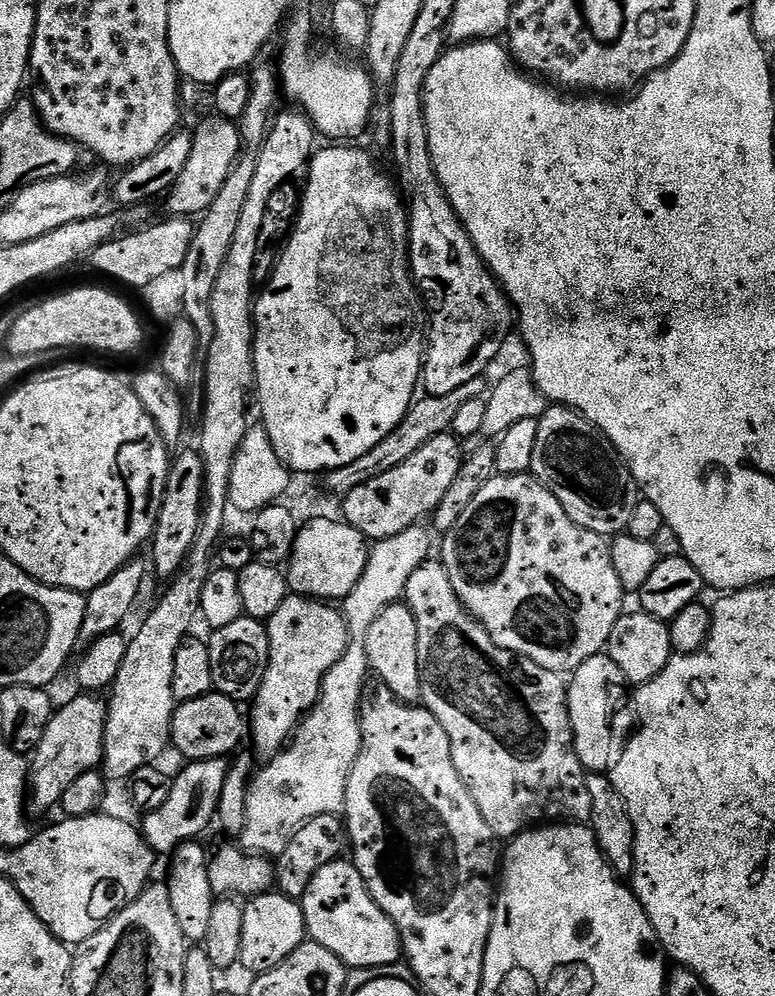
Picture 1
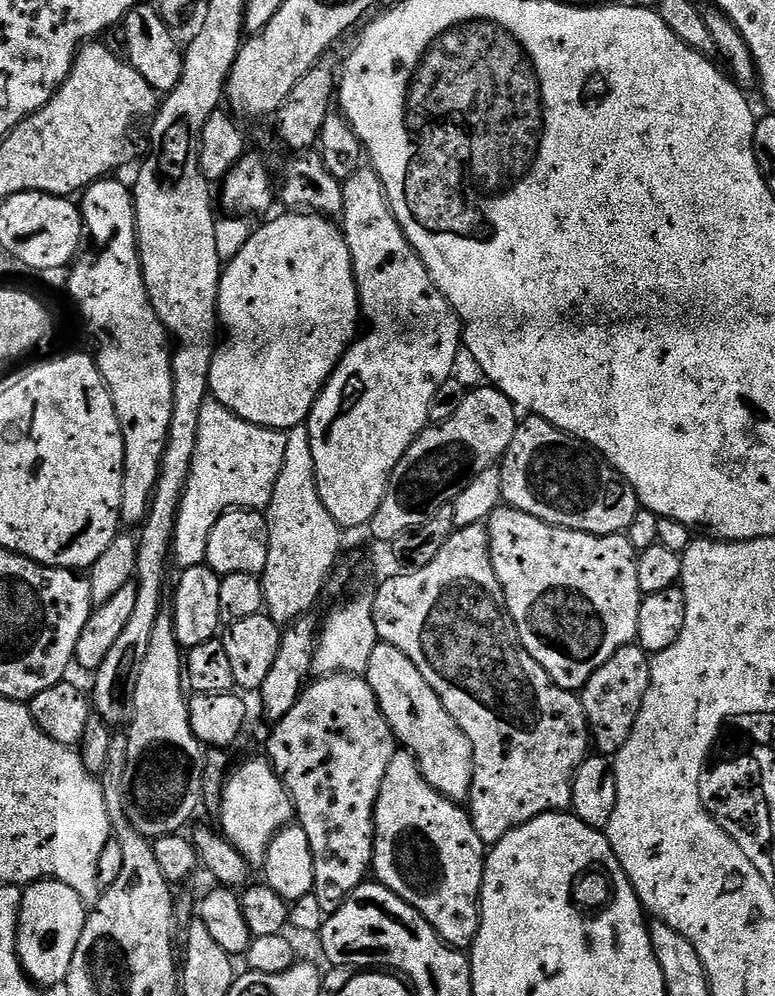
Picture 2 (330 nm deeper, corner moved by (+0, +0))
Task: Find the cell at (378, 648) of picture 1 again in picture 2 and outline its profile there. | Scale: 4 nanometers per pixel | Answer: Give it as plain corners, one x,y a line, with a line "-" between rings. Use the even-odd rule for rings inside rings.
377,642
374,654
370,654
366,679
390,730
397,741
416,757
426,782
430,782
430,786
447,800
467,801
474,778
474,750
470,738
466,738
458,722
450,718
430,682
422,678
418,666
414,666
398,646

